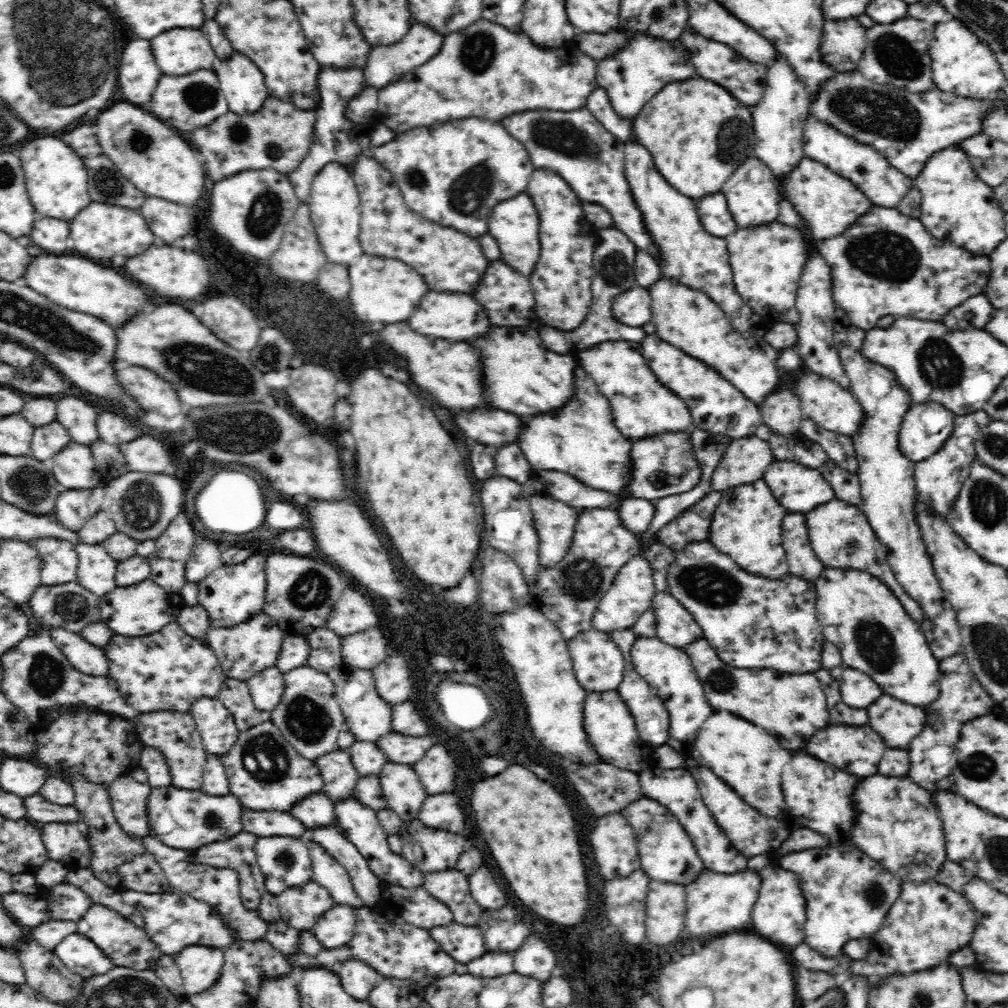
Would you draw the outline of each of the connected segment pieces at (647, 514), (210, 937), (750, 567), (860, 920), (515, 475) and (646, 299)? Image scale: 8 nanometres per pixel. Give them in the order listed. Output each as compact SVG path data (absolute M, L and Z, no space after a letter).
M622 497L616 509L622 525L635 535L645 533L655 515L654 501L640 497Z
M134 890L120 893L125 904L132 906L142 914L143 929L164 955L175 956L177 952L190 945L224 949L235 942L231 938L231 932L220 921L219 915L213 912L213 909L206 902L195 900L188 894L177 892L174 894L146 894Z
M761 480L722 492L707 540L719 552L727 554L746 572L770 580L790 575L786 552L782 547L782 518L786 510L774 500L772 491Z
M849 844L775 854L773 861L798 875L806 900L805 943L824 956L836 956L848 941L878 932L901 892L901 876Z
M516 442L498 448L494 460L496 460L496 474L512 478L520 485L533 476L533 474L530 474L528 461L524 458L524 454L522 454L522 450Z
M634 286L628 292L622 292L622 296L618 296L618 300L614 300L612 304L612 314L618 322L628 324L628 326L644 326L646 322L650 322L650 300L649 290L642 290L642 287Z

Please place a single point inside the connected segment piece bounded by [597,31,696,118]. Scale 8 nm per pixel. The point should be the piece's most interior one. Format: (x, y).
(631, 77)

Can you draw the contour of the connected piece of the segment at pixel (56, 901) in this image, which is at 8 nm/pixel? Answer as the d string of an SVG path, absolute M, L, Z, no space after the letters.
M60 883L52 889L38 889L38 897L48 898L50 917L54 920L68 920L78 923L92 908L92 900L73 884Z

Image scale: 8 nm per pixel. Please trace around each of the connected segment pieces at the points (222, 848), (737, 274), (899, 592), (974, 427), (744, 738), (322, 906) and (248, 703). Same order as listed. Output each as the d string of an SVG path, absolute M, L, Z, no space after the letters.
M242 831L228 840L205 844L193 851L190 863L207 864L211 867L231 868L239 874L239 885L242 905L249 912L257 912L262 904L262 897L266 896L267 891L264 886L264 875L257 863L255 846L259 838L250 832Z
M772 222L756 228L742 228L726 238L730 252L730 266L734 272L736 292L742 296L756 314L771 318L774 323L799 322L796 306L796 290L802 268L806 266L808 252L802 234L781 222Z
M834 498L814 508L814 512L808 512L806 524L810 530L809 541L812 542L814 554L820 559L824 568L869 572L879 578L880 582L884 583L898 597L912 620L922 620L920 605L906 594L902 585L895 579L880 539L875 535L866 515L858 506Z
M984 409L968 415L958 415L955 418L953 432L942 449L928 459L916 463L914 479L917 498L924 502L930 502L935 514L946 517L952 509L954 500L962 489L962 484L965 484L970 475L970 465L977 458L975 443L978 432L991 421L992 418L988 416Z
M715 711L702 723L695 738L694 750L690 750L692 756L702 758L716 776L720 776L738 796L742 796L743 801L772 818L782 818L788 814L780 788L780 774L792 752L780 748L774 734L728 711Z
M313 880L299 887L287 888L275 898L281 921L300 932L312 930L322 915L335 906L326 889Z
M227 678L217 698L230 711L239 731L271 720L270 711L264 712L256 708L246 681Z

